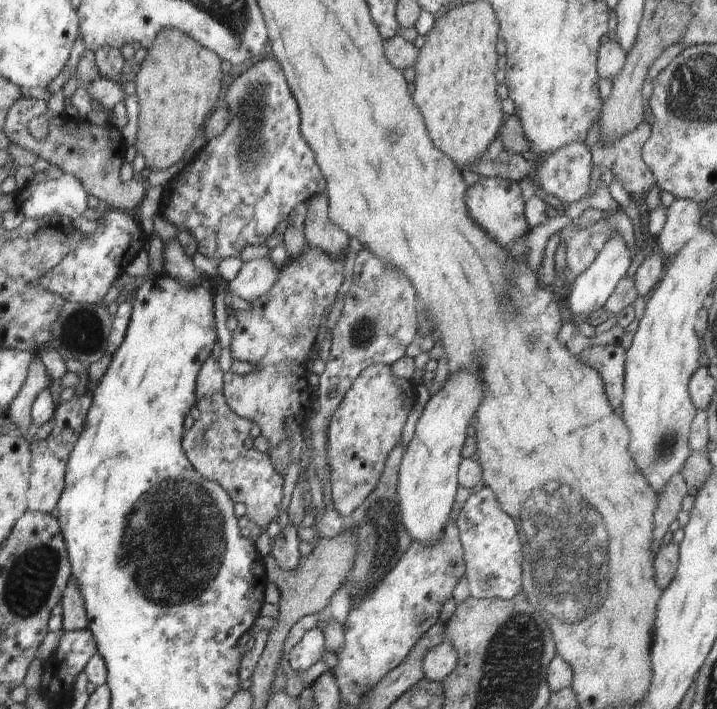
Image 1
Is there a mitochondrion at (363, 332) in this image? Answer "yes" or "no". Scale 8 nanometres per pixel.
yes

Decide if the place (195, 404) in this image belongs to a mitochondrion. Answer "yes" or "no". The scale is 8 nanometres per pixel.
no

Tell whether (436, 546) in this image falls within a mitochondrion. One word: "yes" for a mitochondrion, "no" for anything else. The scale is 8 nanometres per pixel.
no

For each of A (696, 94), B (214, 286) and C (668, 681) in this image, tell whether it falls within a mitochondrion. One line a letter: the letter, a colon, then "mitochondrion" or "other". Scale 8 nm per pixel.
A: mitochondrion
B: other
C: other

